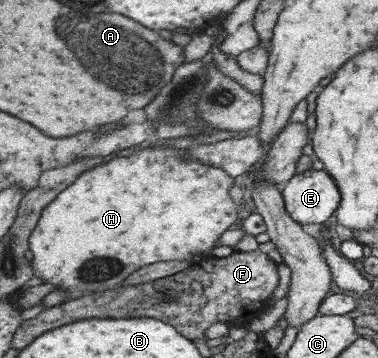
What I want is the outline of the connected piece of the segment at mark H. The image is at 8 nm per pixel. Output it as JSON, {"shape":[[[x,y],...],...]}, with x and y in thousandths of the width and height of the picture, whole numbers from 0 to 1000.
{"shape":[[[444,411],[381,416],[217,480],[180,528],[111,587],[77,662],[90,763],[119,791],[156,796],[151,807],[206,830],[201,818],[291,807],[381,740],[413,729],[503,732],[519,707],[561,701],[587,651],[635,620],[627,573],[606,539],[622,514],[619,494],[579,466],[516,444],[481,444],[487,422]]]}

